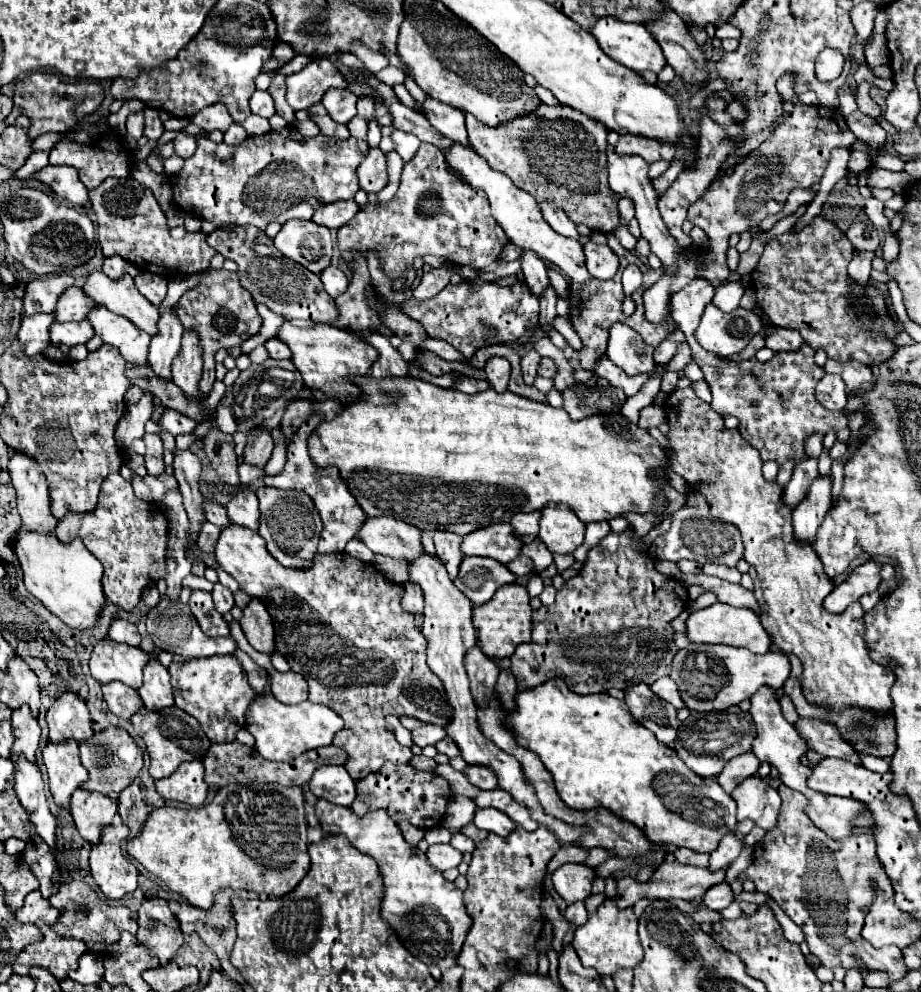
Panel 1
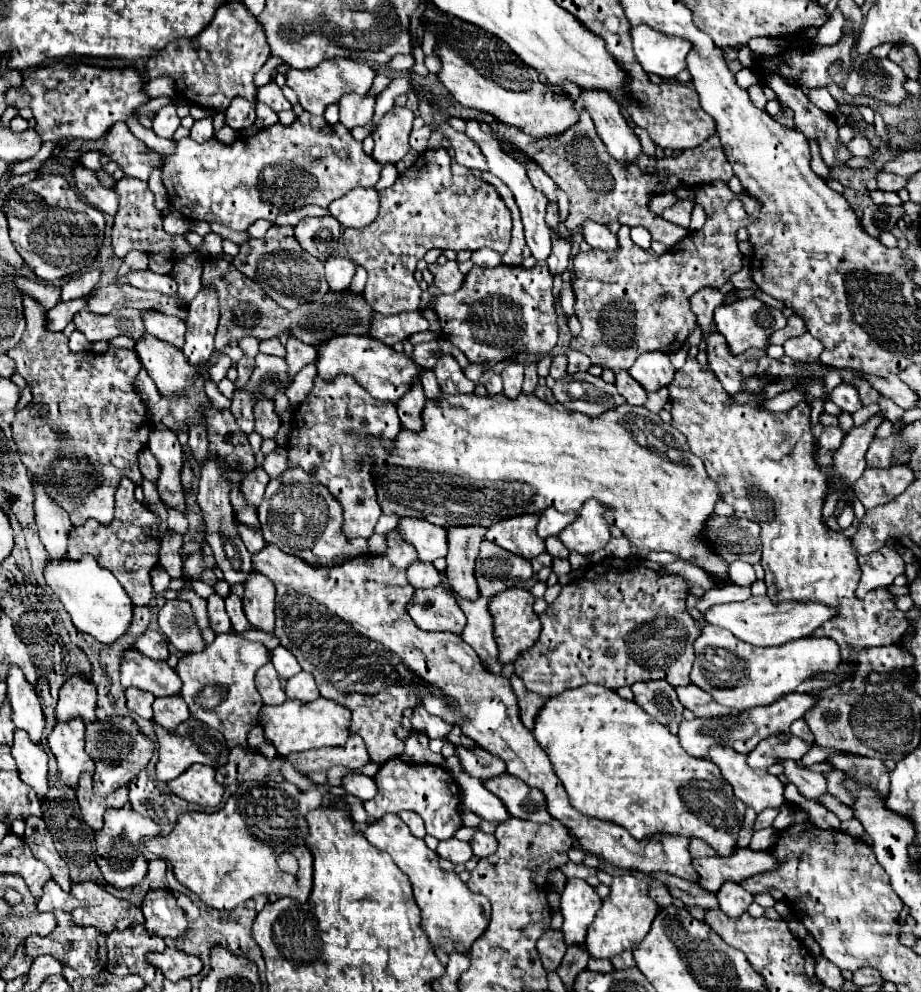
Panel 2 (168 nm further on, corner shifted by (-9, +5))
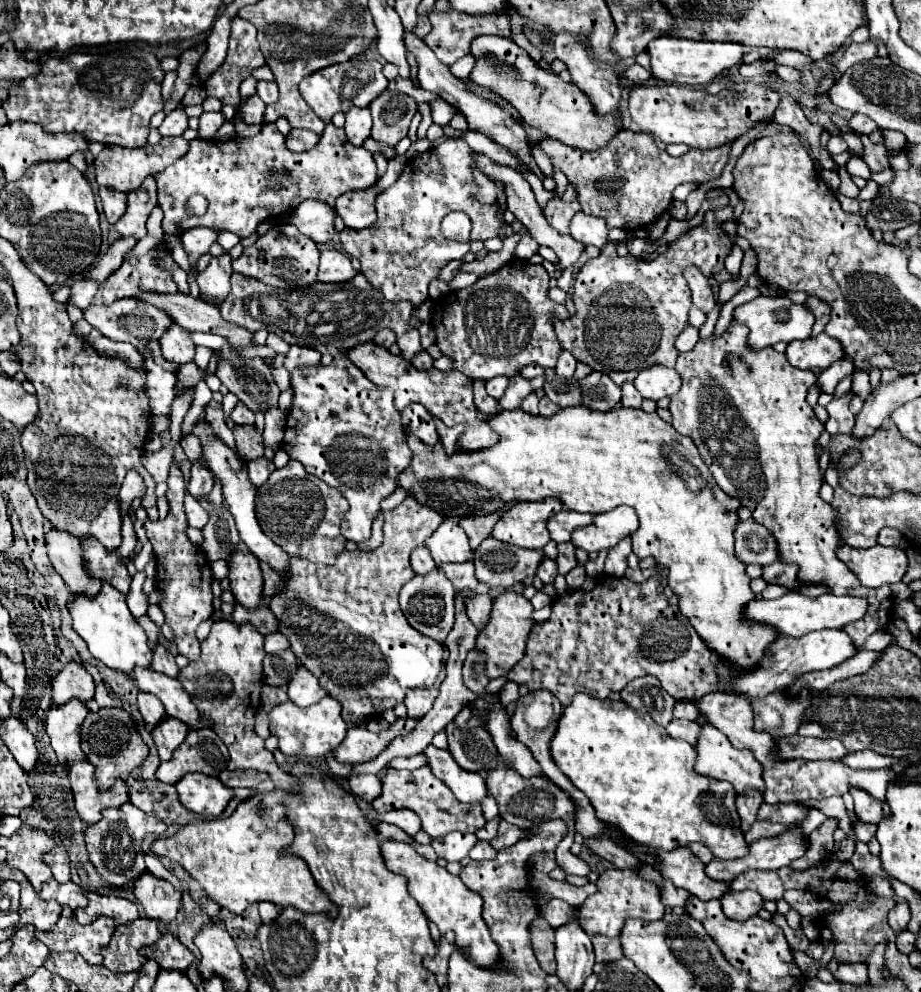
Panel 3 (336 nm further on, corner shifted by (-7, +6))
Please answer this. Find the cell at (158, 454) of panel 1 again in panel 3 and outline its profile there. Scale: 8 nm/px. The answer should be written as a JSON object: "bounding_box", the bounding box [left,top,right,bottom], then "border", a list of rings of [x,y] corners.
{"bounding_box":[144,465,213,661],"border":[[[171,465],[169,469],[169,479],[167,479],[167,497],[171,503],[169,515],[162,521],[151,521],[147,519],[144,523],[147,531],[147,539],[153,545],[153,551],[157,555],[157,575],[155,583],[157,589],[163,593],[163,599],[159,601],[159,609],[165,615],[165,623],[173,629],[175,645],[181,655],[187,659],[195,661],[201,655],[199,649],[199,639],[195,637],[195,629],[199,623],[209,619],[213,615],[213,595],[211,595],[211,581],[213,581],[213,571],[209,567],[209,561],[205,553],[199,549],[199,545],[193,545],[189,537],[185,535],[187,517],[183,509],[183,499],[185,499],[185,479],[179,471],[177,465]]]}

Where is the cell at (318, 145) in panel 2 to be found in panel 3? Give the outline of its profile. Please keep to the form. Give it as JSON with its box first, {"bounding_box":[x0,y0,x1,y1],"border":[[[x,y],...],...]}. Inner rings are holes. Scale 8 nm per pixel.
{"bounding_box":[155,123,377,237],"border":[[[265,123],[261,131],[249,139],[195,139],[189,145],[191,149],[185,157],[155,175],[159,207],[165,213],[163,231],[175,237],[199,225],[249,237],[259,223],[293,211],[305,199],[333,205],[339,195],[367,189],[377,177],[373,155],[365,147],[353,147],[343,129],[337,129],[333,123],[325,125],[319,145],[303,153],[291,153],[287,149],[285,137],[277,131],[275,123]],[[193,193],[201,193],[209,201],[209,209],[203,217],[193,217],[185,211],[185,203]]]}

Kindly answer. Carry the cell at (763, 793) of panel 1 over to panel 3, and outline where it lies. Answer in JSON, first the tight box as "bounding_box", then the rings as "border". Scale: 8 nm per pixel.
{"bounding_box":[695,715,765,793],"border":[[[699,715],[697,723],[701,727],[701,733],[699,733],[697,745],[695,745],[695,749],[697,749],[695,771],[701,773],[701,775],[705,775],[705,777],[717,779],[717,781],[729,781],[737,793],[741,793],[747,787],[753,787],[753,789],[763,791],[763,785],[765,785],[763,779],[761,779],[763,767],[759,765],[759,761],[755,761],[753,753],[747,751],[747,749],[735,749],[731,745],[731,741],[719,729],[715,729],[711,723],[705,721],[703,715]]]}

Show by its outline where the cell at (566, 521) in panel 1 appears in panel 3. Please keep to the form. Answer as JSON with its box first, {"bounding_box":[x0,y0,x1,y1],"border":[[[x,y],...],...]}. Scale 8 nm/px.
{"bounding_box":[571,505,639,553],"border":[[[621,505],[615,507],[613,511],[595,515],[591,525],[575,529],[571,541],[575,547],[585,549],[587,553],[603,551],[615,547],[621,539],[629,537],[637,527],[639,527],[637,513],[631,507]]]}

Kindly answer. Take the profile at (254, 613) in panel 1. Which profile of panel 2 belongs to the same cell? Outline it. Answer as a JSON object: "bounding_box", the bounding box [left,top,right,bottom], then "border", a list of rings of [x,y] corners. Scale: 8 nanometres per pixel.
{"bounding_box":[243,574,275,632],"border":[[[249,574],[245,580],[243,610],[253,628],[273,632],[275,626],[275,586],[263,574]]]}

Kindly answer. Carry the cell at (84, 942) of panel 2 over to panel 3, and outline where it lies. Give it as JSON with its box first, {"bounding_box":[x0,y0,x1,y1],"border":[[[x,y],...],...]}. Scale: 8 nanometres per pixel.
{"bounding_box":[37,907,115,965],"border":[[[63,907],[63,913],[59,917],[59,921],[55,923],[53,929],[49,931],[37,931],[39,941],[43,941],[51,951],[77,951],[83,955],[83,959],[91,965],[101,965],[103,957],[101,957],[101,949],[111,941],[111,933],[115,931],[115,921],[111,921],[111,917],[99,917],[97,921],[89,923],[89,925],[79,925],[75,919],[75,913],[71,907]]]}

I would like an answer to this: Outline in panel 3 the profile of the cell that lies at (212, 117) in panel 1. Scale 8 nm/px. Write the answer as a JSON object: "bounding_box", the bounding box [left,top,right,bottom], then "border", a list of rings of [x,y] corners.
{"bounding_box":[241,95,265,125],"border":[[[253,95],[241,109],[241,117],[245,123],[261,125],[263,123],[263,113],[265,113],[265,103],[259,99],[259,95]]]}

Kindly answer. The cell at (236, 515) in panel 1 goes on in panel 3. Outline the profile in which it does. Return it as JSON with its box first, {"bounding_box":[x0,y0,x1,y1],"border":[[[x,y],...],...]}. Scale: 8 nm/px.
{"bounding_box":[247,457,275,487],"border":[[[265,457],[255,459],[255,461],[249,461],[247,467],[249,467],[249,479],[251,479],[253,485],[257,485],[257,487],[263,485],[263,483],[269,479],[269,475],[275,471],[273,461],[271,461],[271,459],[265,459]]]}

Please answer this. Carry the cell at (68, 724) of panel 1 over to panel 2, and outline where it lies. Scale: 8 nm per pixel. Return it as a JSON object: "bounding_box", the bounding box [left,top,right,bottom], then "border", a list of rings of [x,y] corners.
{"bounding_box":[55,676,97,724],"border":[[[71,676],[59,690],[59,702],[55,708],[57,722],[65,724],[73,718],[81,718],[87,724],[95,722],[97,720],[95,702],[97,702],[95,684],[81,676]]]}

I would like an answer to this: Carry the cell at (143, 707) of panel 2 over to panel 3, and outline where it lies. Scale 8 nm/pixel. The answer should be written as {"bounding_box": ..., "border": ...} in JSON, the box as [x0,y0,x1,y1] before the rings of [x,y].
{"bounding_box":[137,693,167,733],"border":[[[139,693],[137,703],[139,703],[139,711],[145,719],[145,729],[151,733],[167,717],[167,713],[163,709],[163,703],[151,693]]]}

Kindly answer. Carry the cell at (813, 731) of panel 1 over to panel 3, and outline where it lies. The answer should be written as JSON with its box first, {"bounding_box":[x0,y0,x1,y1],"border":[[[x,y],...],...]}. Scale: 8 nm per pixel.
{"bounding_box":[851,789,891,825],"border":[[[851,789],[851,795],[855,799],[855,815],[863,823],[875,823],[877,825],[891,811],[891,809],[887,809],[887,803],[881,803],[881,801],[869,797],[861,789]]]}

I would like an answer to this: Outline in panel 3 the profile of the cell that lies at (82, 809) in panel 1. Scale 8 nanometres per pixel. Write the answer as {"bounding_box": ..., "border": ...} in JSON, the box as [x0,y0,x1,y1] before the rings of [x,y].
{"bounding_box":[69,759,129,825],"border":[[[87,759],[75,761],[69,769],[69,781],[71,781],[73,797],[75,797],[75,809],[87,825],[97,823],[101,817],[101,811],[105,807],[119,807],[129,801],[127,787],[121,779],[111,789],[99,791],[99,787],[95,785],[93,773],[95,773],[95,765],[91,765]]]}

